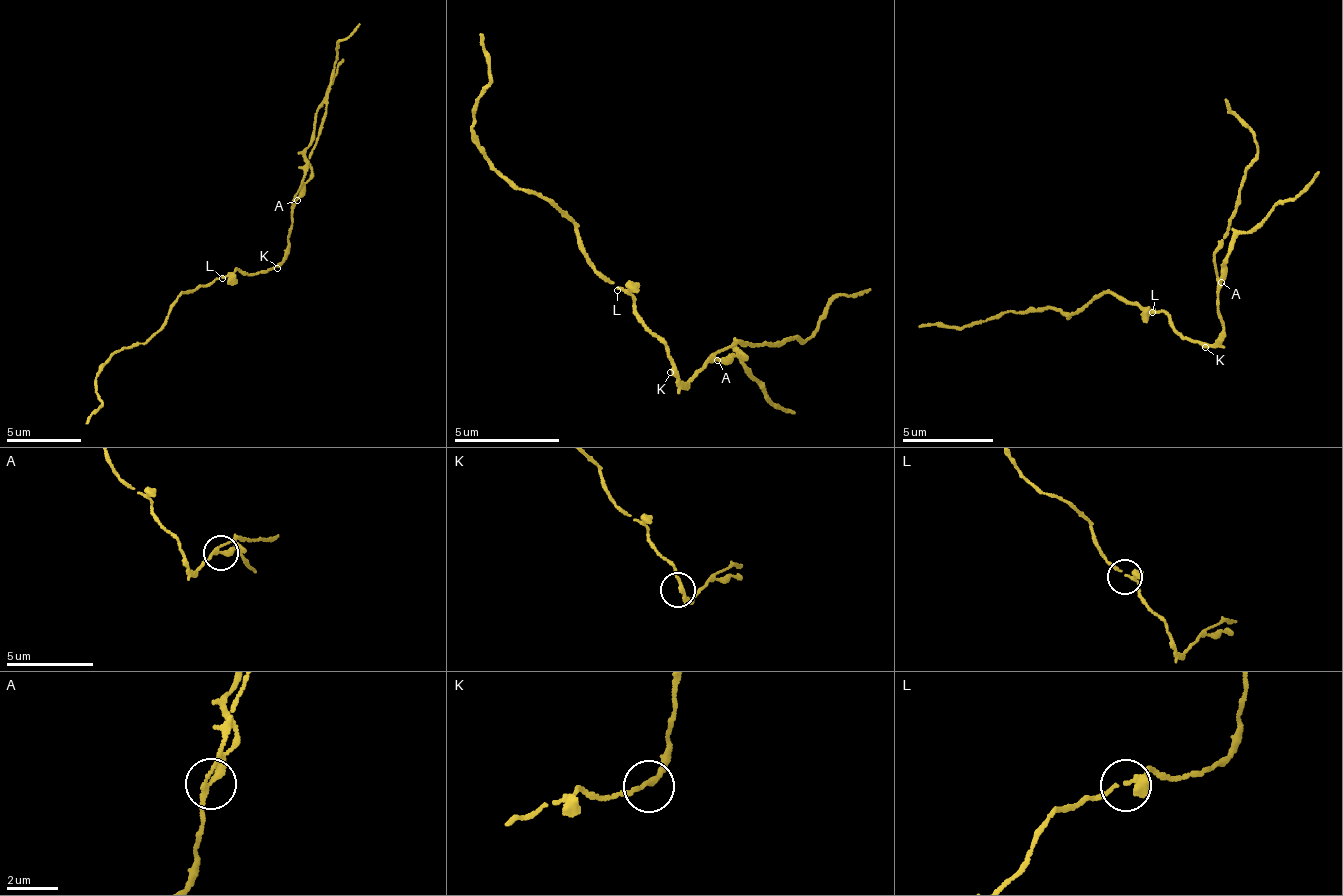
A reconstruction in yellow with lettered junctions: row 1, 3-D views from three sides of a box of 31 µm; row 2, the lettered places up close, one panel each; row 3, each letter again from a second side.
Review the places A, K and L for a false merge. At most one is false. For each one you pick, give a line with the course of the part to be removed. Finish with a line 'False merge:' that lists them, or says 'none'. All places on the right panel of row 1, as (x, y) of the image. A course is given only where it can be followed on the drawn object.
A: foreign part runs (1222, 282), (1227, 247), (1319, 174)
False merge: A

